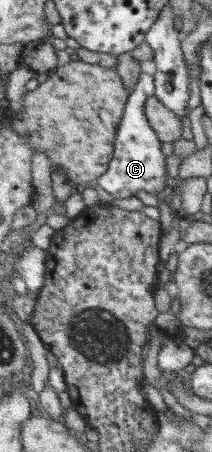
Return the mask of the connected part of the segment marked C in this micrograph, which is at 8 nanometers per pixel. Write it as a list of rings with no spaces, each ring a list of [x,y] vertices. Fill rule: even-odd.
[[[142,73],[136,89],[130,93],[124,119],[122,119],[118,135],[116,135],[115,153],[108,172],[103,174],[97,182],[114,199],[132,198],[142,190],[166,198],[171,193],[173,180],[168,174],[167,157],[162,152],[162,140],[152,128],[145,111],[146,101],[154,94],[155,76]]]

